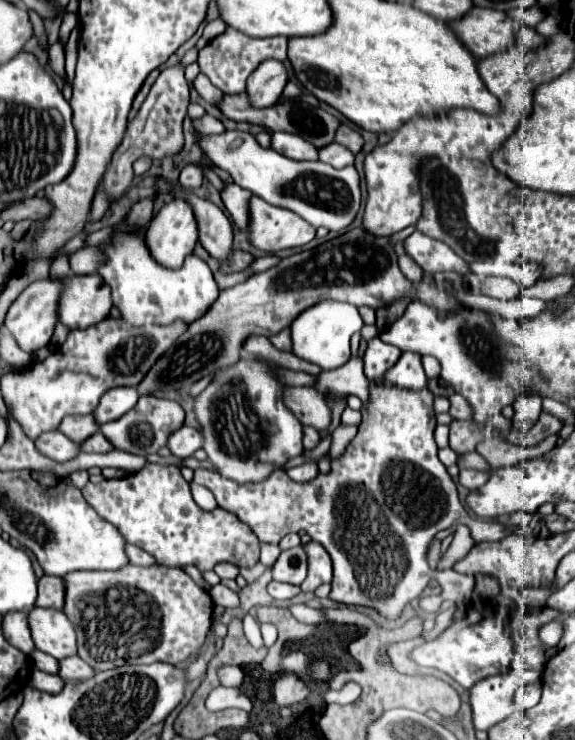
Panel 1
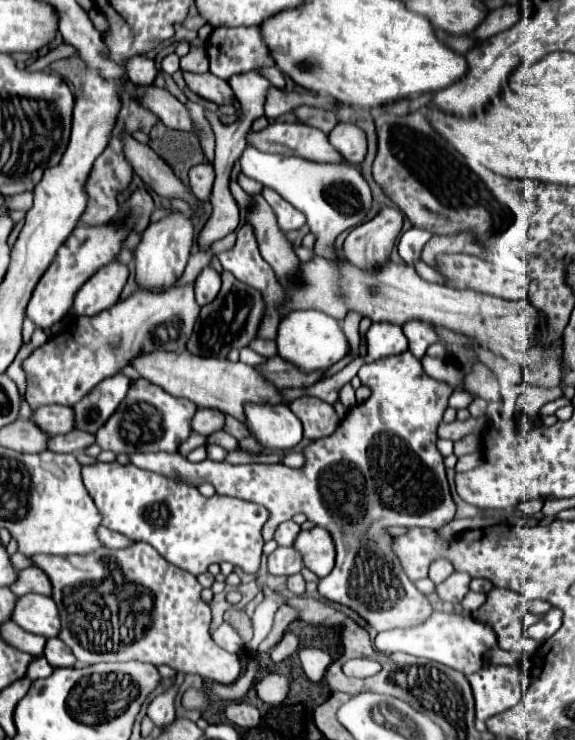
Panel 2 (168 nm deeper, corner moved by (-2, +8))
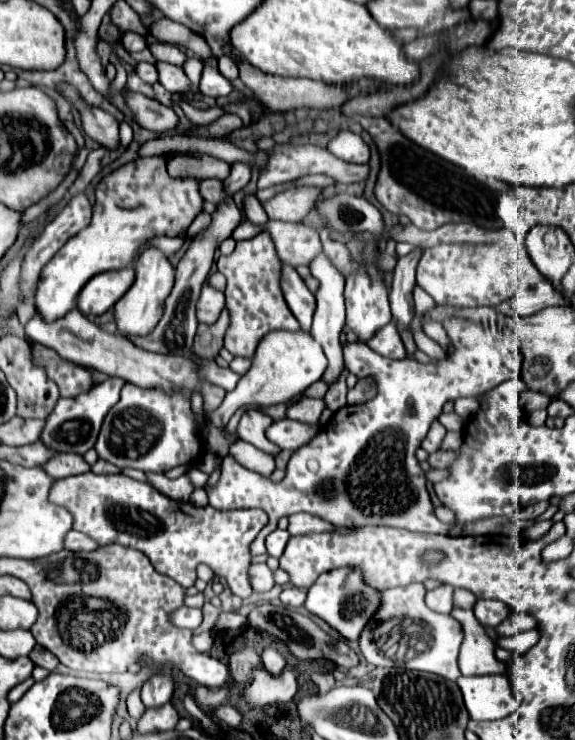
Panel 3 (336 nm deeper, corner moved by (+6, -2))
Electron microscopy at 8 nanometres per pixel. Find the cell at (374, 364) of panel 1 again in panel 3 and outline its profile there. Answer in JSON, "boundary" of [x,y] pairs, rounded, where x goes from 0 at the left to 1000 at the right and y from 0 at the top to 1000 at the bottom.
{"boundary":[[[683,436],[663,442],[642,461],[638,466],[656,474],[659,480],[666,482],[677,482],[677,485],[701,485],[704,482],[704,469],[697,464],[697,455],[690,453],[690,445]]]}

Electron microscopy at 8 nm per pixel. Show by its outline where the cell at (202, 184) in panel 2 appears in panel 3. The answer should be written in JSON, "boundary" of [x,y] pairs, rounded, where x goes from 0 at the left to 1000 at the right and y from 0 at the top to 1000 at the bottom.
{"boundary":[[[350,242],[346,245],[346,261],[360,274],[384,272],[384,258],[388,258],[388,247],[381,242]]]}

